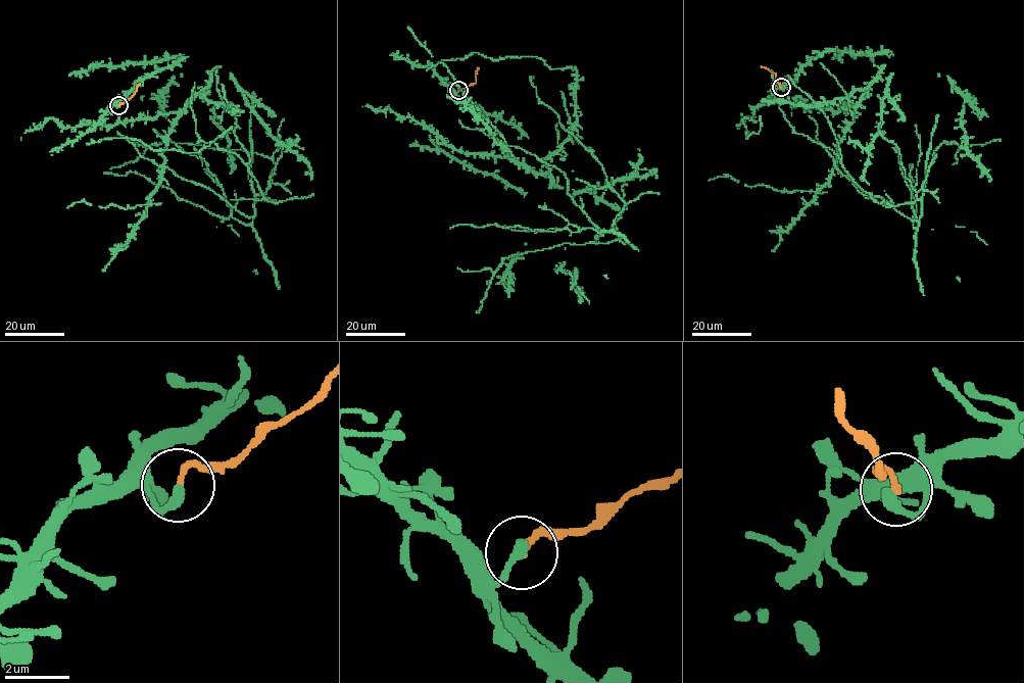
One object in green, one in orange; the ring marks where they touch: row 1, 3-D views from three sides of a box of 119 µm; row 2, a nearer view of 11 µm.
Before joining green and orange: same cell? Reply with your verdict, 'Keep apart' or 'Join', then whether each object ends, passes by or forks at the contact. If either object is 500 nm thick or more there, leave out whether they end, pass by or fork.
Keep apart. At the ring green ends. At the ring orange ends

